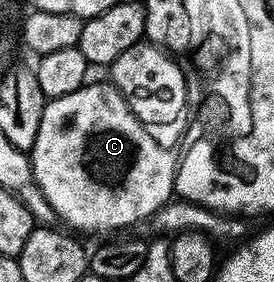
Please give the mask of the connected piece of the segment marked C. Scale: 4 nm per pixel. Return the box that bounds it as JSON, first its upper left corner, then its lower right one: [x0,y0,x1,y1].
[30,80,178,233]

